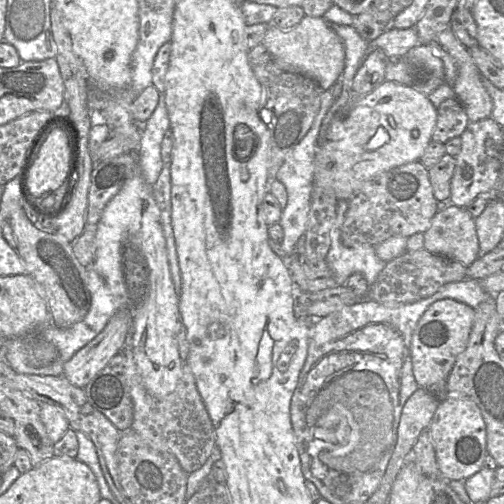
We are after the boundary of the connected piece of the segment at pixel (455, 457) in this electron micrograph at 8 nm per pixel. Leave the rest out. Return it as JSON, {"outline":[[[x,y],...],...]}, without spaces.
{"outline":[[[455,395],[441,398],[427,431],[435,451],[438,476],[442,479],[464,481],[484,468],[488,455],[486,426],[479,408],[472,400]]]}

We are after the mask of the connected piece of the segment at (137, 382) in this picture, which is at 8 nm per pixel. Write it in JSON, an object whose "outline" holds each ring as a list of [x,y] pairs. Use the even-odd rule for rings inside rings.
{"outline":[[[124,349],[126,356],[127,372],[129,376],[130,396],[133,403],[133,422],[131,430],[138,433],[141,438],[153,449],[172,454],[181,468],[188,474],[199,469],[210,456],[216,446],[213,424],[206,407],[197,390],[195,378],[186,363],[183,363],[181,377],[176,388],[165,397],[156,397],[150,394],[144,387],[130,349]]]}

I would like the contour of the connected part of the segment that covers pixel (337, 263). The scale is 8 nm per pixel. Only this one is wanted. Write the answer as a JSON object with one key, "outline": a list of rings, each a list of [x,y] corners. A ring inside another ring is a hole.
{"outline":[[[338,200],[336,219],[330,231],[331,245],[326,262],[337,286],[346,285],[353,273],[360,273],[371,286],[385,266],[375,252],[375,247],[363,244],[355,248],[346,247],[342,242],[342,229],[348,211],[348,201]]]}

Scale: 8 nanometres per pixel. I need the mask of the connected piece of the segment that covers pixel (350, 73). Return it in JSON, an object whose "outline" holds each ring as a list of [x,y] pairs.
{"outline":[[[330,24],[330,25],[335,31],[335,33],[342,40],[345,49],[345,65],[340,76],[342,81],[342,92],[340,94],[341,96],[345,89],[346,90],[350,89],[353,77],[357,69],[359,68],[364,57],[369,52],[369,43],[359,35],[359,33],[356,31],[356,29],[353,26],[339,25],[339,24]]]}

